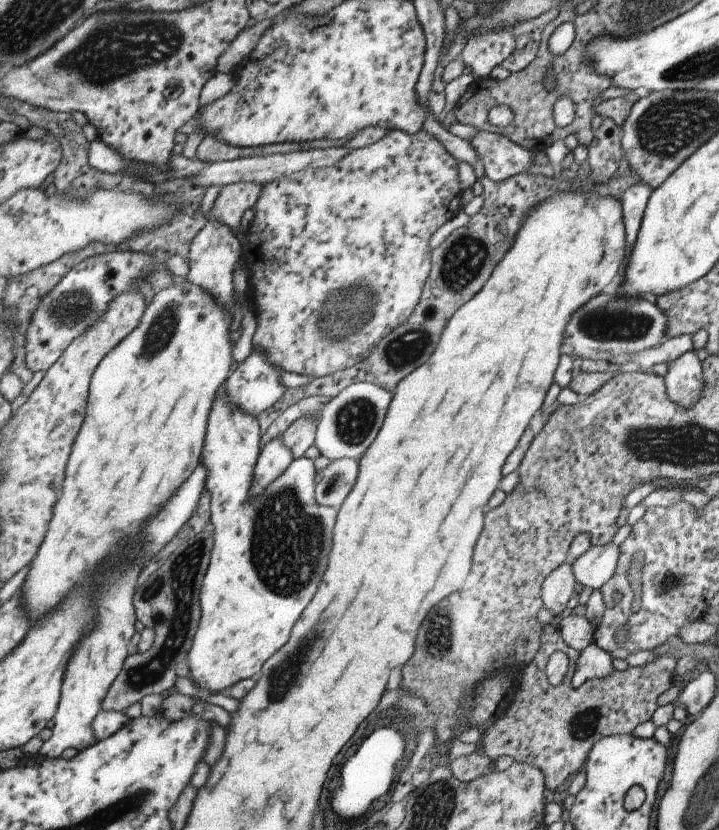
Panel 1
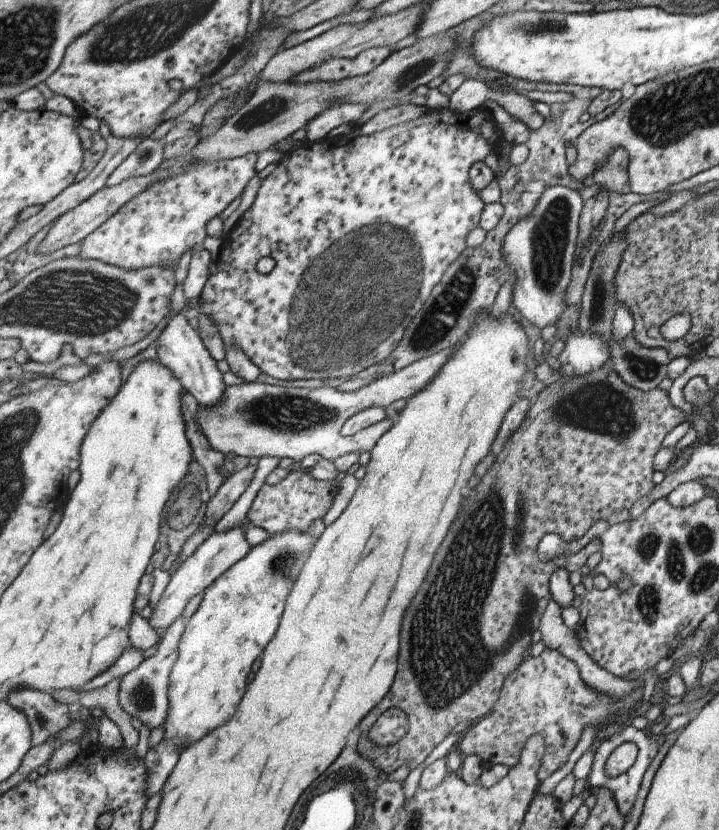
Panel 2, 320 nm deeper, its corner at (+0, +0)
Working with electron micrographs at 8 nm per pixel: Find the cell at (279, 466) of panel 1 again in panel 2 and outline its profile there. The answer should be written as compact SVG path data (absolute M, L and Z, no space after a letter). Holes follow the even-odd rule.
M245 528L231 529L224 533L213 533L194 553L190 556L173 574L170 583L167 585L161 600L152 611L150 623L153 628L164 633L181 614L185 612L187 604L208 589L220 576L223 576L234 564L246 558L252 551L254 542L246 535Z

